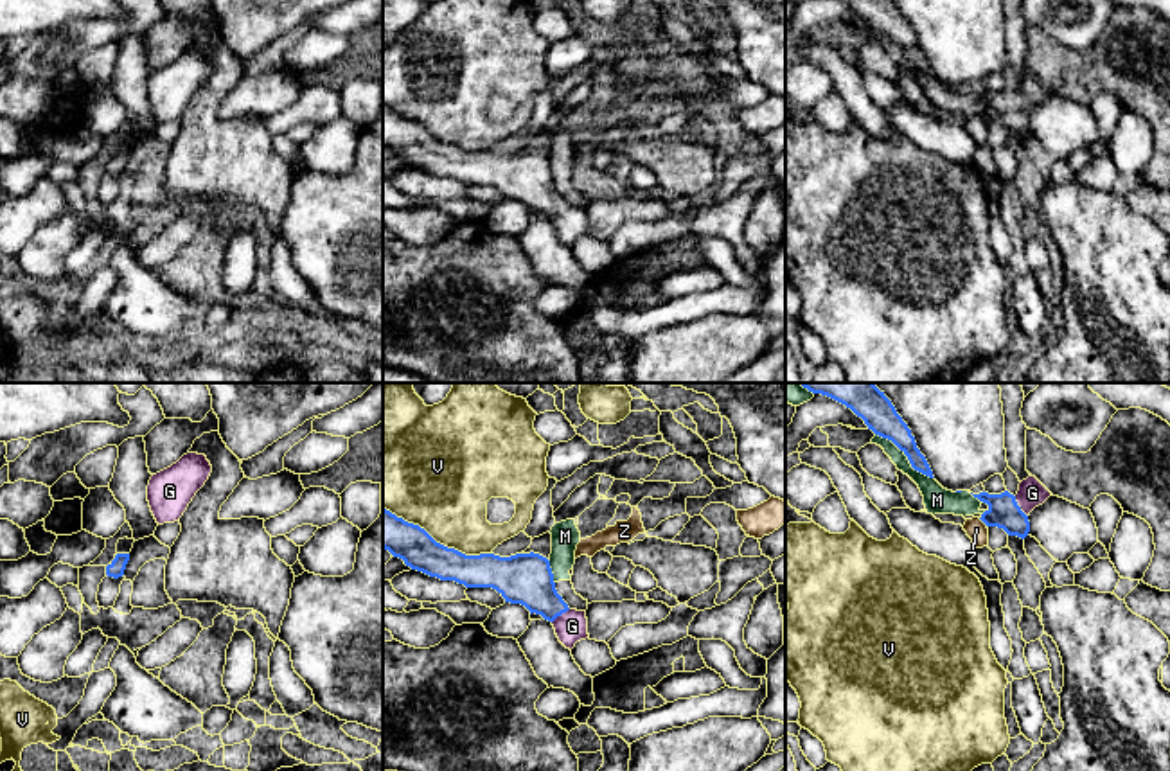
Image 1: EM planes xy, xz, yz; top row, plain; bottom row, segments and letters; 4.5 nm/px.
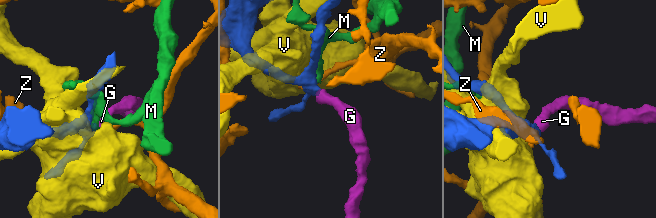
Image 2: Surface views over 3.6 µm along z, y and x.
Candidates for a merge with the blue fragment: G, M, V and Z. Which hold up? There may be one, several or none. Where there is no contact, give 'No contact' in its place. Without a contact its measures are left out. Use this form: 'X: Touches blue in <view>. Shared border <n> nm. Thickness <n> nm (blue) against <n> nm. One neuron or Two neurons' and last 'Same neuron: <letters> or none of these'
G: Touches blue in yz. Shared border 110 nm. Thickness 140 nm (blue) against 120 nm. One neuron
M: Touches blue in yz. Shared border 340 nm. Thickness 150 nm (blue) against 120 nm. Two neurons
V: Touches blue in xz. Shared border 550 nm. Thickness 170 nm (blue) against 400 nm. Two neurons
Z: Touches blue in yz. Shared border 60 nm. Thickness 140 nm (blue) against 90 nm. Two neurons
Same neuron: G

